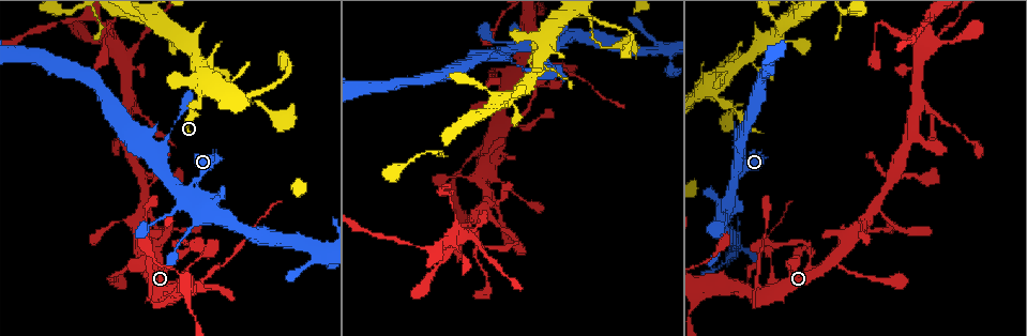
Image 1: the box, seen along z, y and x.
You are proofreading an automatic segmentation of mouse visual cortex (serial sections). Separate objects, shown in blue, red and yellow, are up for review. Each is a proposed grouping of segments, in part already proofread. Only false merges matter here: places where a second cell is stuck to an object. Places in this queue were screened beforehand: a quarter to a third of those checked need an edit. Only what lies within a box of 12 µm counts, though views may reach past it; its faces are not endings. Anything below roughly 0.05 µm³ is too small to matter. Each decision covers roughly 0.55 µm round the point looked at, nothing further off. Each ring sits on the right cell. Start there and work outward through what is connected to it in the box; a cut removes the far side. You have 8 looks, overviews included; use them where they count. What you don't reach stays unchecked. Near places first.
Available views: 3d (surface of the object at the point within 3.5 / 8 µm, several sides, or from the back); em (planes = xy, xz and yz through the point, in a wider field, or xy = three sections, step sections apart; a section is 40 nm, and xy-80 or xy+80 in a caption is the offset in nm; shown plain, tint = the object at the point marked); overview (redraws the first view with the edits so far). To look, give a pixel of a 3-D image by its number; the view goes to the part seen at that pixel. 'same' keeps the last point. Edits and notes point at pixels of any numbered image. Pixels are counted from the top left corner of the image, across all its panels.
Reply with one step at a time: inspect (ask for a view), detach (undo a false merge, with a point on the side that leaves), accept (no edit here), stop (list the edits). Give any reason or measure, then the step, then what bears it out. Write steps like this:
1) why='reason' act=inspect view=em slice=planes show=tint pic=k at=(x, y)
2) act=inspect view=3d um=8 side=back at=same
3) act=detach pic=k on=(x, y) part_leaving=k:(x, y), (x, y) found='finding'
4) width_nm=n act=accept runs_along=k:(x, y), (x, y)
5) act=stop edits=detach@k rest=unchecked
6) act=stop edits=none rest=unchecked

act=inspect view=3d um=3.5 side=back pic=1 at=(248, 99)

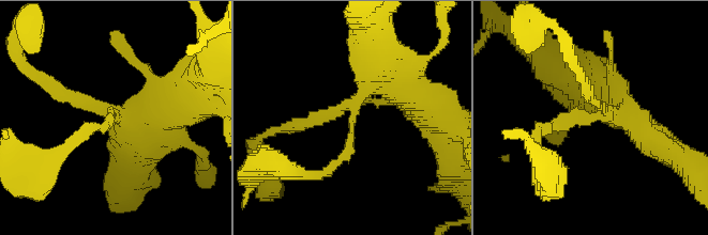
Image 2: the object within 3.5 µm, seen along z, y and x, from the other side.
arms=3 arm_widths_nm=150,200,450 why='shape alone is not enough' act=inspect view=em slice=xy step=3 show=tint pic=2 at=(607, 115)

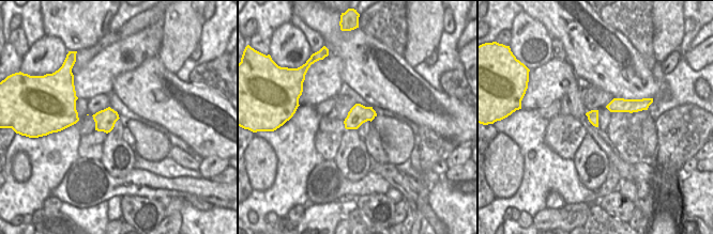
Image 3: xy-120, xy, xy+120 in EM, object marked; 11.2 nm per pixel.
act=accept runs_along=2:(411, 94), (368, 85), (332, 168) found='continuous, no second cell'

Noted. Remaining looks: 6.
why='four or more arms meet' act=inspect view=em slice=xy step=3 show=tint pic=1 at=(529, 47)

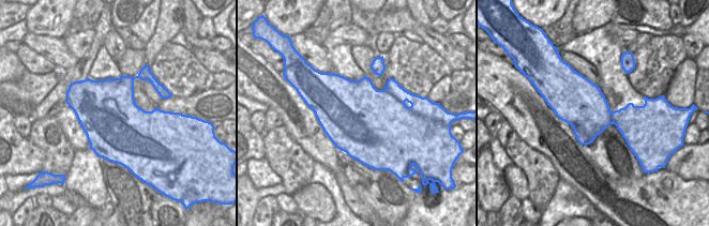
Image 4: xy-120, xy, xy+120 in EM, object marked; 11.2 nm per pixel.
why='see where the arms go' act=inspect view=3d um=3.5 at=same

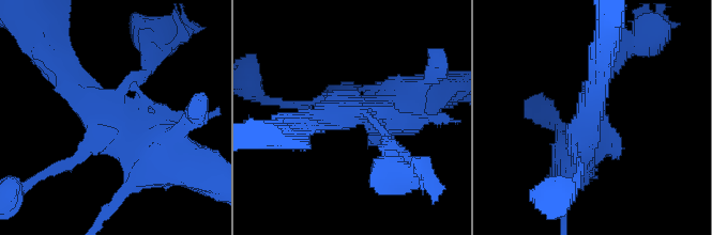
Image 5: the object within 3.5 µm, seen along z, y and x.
act=accept runs_along=5:(389, 145), (366, 112), (293, 126) found='one cell here'

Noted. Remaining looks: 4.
why='sharp bend' act=inspect view=3d um=3.5 pic=1 at=(523, 125)

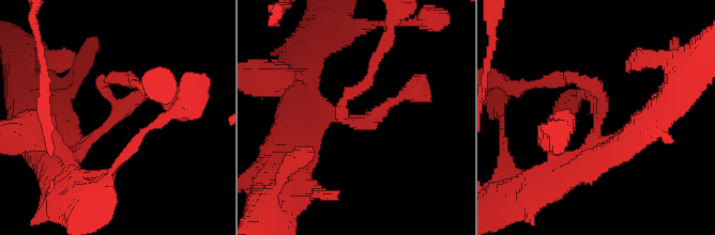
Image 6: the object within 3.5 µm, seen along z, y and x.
act=inspect view=em slice=xy step=3 show=tint pic=6 at=(356, 120)

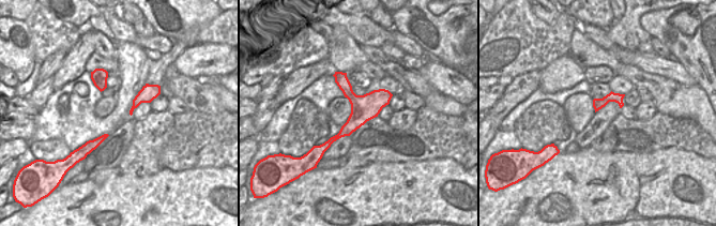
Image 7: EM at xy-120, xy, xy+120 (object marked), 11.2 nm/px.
why='another direction' act=inspect view=em slice=planes show=tint at=same

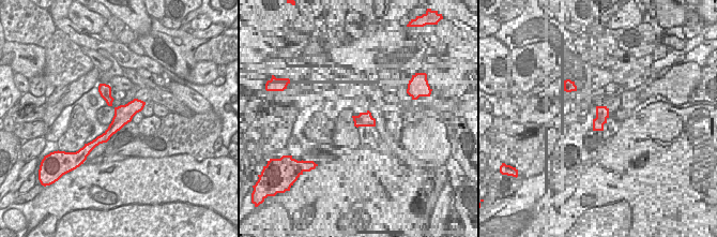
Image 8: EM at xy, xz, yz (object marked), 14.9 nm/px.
act=accept runs_along=8:(106, 87), (118, 122), (95, 142) found='all the same cell'

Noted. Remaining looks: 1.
act=stop edits=none rest=unchecked

